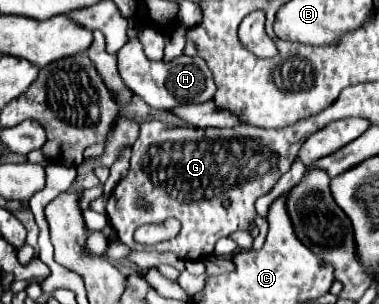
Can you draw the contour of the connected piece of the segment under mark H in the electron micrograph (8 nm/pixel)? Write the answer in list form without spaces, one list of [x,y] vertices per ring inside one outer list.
[[[139,38],[129,40],[119,52],[117,52],[117,68],[119,74],[125,82],[127,88],[131,88],[135,94],[139,94],[149,106],[157,108],[157,110],[169,110],[173,106],[179,104],[187,104],[187,102],[207,102],[213,98],[215,94],[215,82],[213,76],[207,68],[207,64],[203,62],[203,58],[195,56],[179,56],[173,62],[149,62],[147,56],[143,54],[143,46],[139,42]]]

